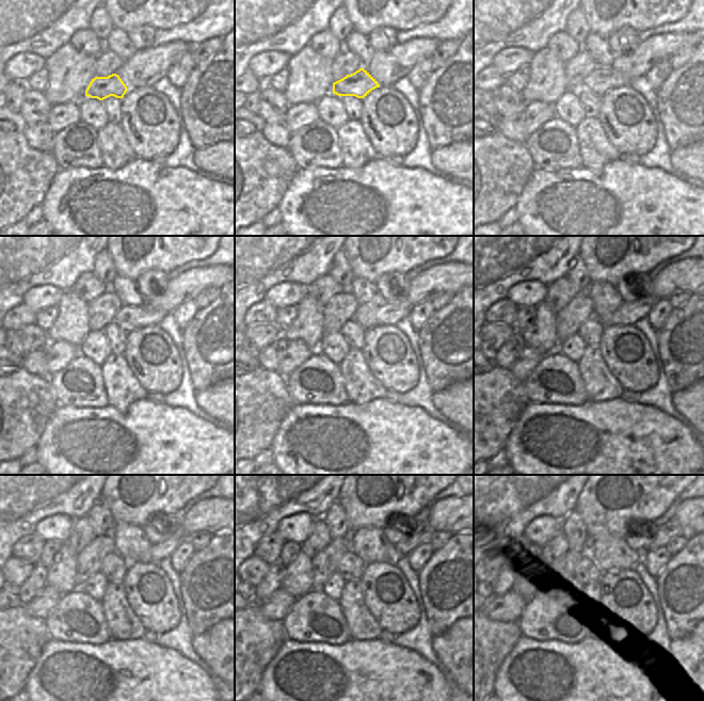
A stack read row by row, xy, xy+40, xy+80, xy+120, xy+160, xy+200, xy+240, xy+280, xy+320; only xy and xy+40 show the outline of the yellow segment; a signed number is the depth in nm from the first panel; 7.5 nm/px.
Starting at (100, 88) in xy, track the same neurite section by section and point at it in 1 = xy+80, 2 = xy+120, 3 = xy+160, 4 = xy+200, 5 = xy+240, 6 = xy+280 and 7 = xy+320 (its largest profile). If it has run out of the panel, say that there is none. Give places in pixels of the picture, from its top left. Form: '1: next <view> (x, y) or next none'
1: next xy+80 (602, 79)
2: next xy+120 (128, 318)
3: next xy+160 (368, 316)
4: next xy+200 (628, 313)
5: next xy+240 (161, 550)
6: next xy+280 (424, 534)
7: next xy+320 (670, 529)

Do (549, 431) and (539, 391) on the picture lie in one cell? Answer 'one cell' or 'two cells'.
two cells

